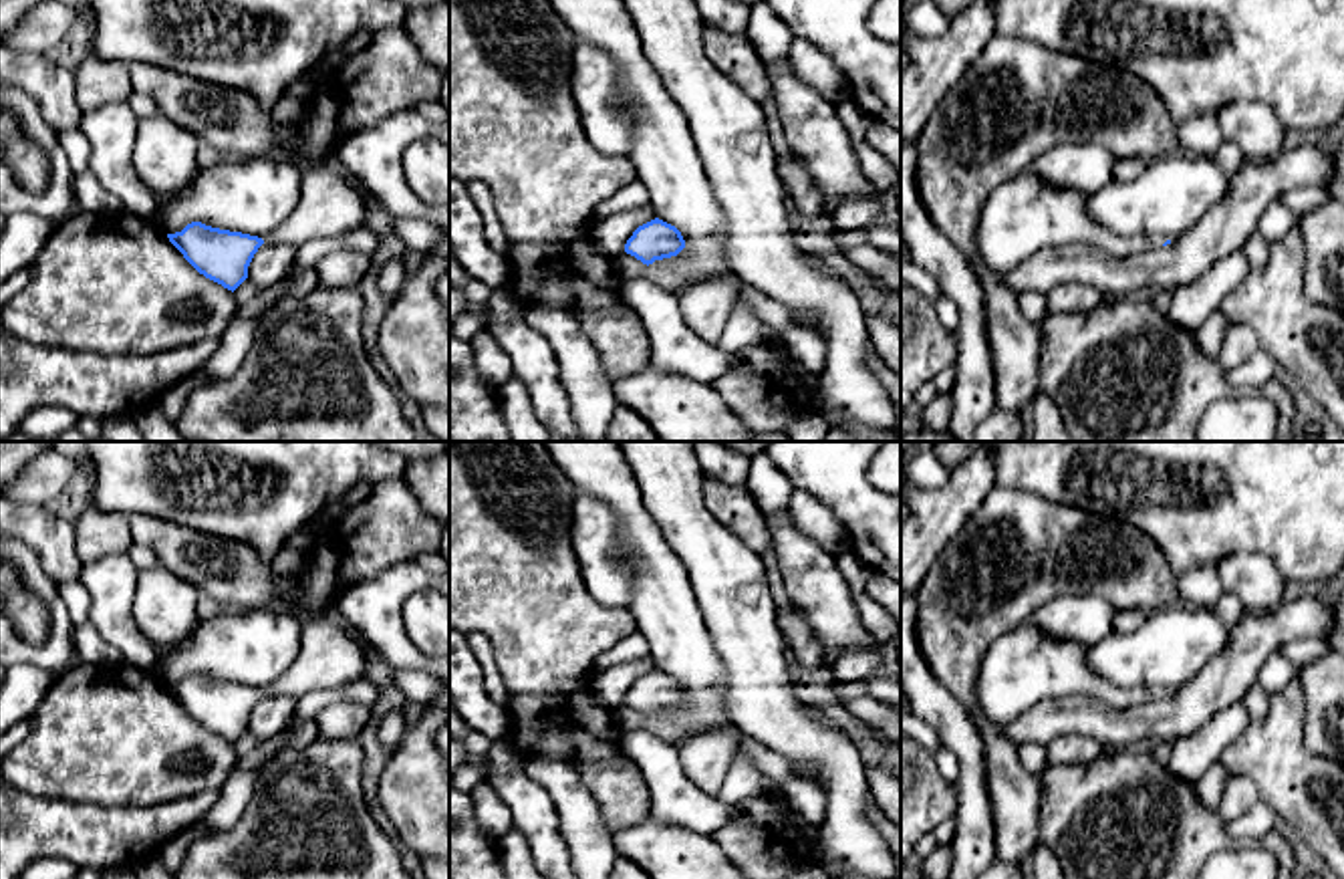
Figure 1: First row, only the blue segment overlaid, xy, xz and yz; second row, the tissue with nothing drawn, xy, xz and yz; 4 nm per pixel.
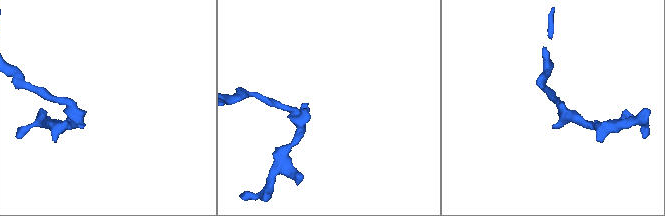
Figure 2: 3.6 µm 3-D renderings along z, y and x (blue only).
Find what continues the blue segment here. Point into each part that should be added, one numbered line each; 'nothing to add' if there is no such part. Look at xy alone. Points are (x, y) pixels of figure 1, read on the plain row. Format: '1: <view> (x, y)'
1: xy (331, 656)

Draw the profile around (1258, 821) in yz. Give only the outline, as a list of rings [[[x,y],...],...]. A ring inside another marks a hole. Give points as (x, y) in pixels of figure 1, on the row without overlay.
[[[1257,802],[1247,812],[1227,823],[1227,831],[1239,843],[1263,841],[1263,837],[1275,829],[1278,814],[1265,804]]]

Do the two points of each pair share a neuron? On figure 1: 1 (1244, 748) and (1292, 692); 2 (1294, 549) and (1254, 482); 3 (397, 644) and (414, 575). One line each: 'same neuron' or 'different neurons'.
1: same neuron
2: same neuron
3: same neuron

